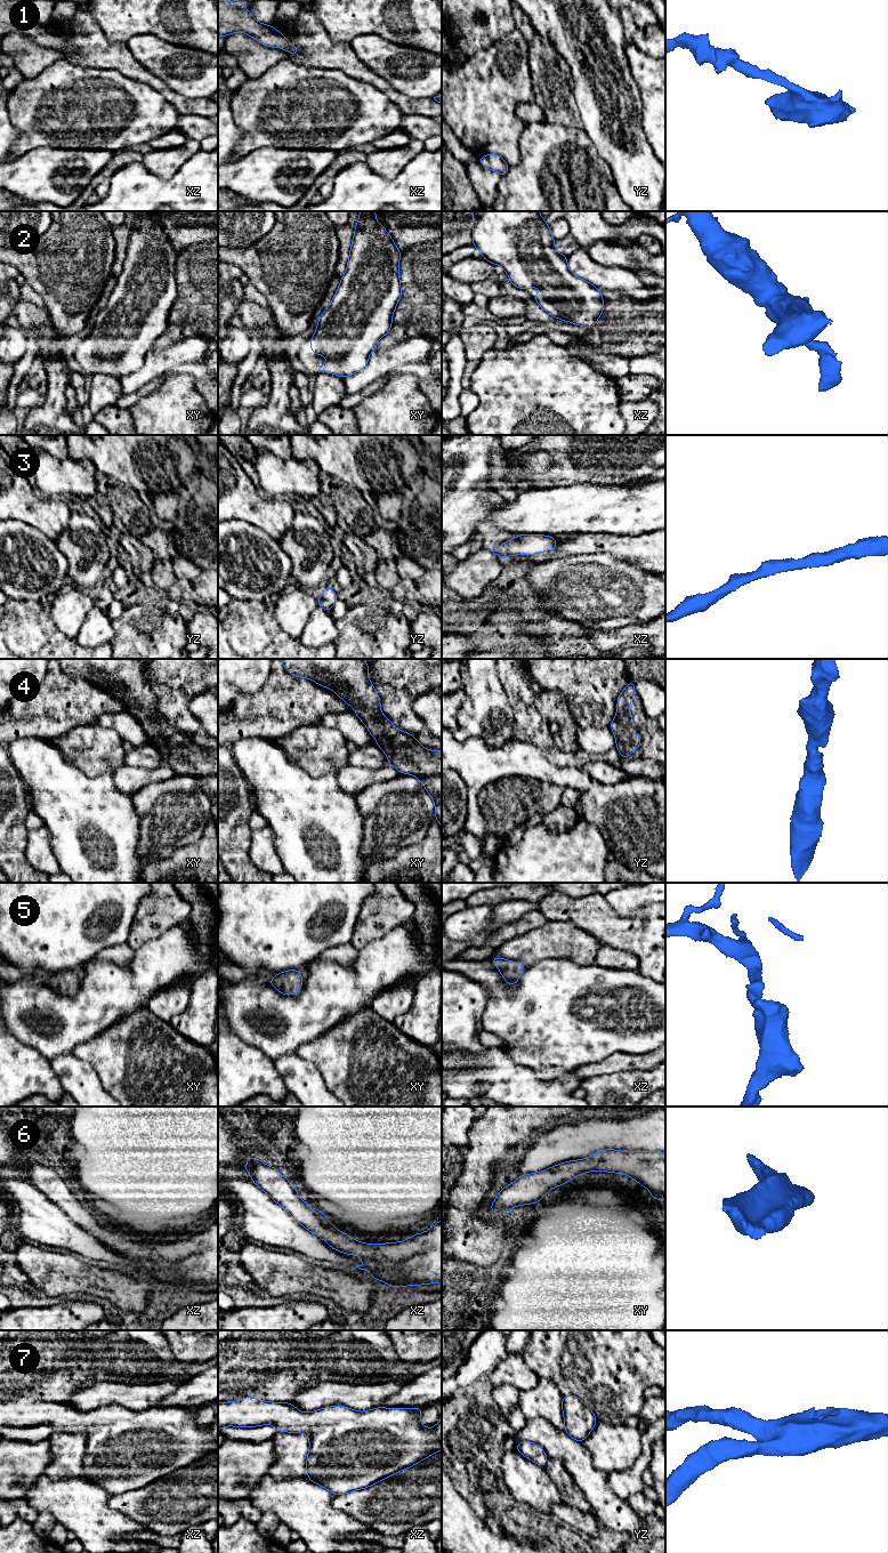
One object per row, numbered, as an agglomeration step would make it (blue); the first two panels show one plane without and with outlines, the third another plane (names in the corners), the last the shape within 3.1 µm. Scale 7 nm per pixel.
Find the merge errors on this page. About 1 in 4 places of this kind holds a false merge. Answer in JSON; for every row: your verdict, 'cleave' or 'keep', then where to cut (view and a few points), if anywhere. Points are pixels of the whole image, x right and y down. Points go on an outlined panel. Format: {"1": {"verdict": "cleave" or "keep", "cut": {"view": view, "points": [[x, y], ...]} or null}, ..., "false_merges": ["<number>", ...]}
{"1": {"verdict": "keep", "cut": null}, "2": {"verdict": "keep", "cut": null}, "3": {"verdict": "keep", "cut": null}, "4": {"verdict": "keep", "cut": null}, "5": {"verdict": "keep", "cut": null}, "6": {"verdict": "keep", "cut": null}, "7": {"verdict": "keep", "cut": null}, "false_merges": []}

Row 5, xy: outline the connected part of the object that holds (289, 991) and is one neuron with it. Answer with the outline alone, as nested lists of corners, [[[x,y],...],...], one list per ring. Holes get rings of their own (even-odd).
[[[298,969],[281,972],[268,982],[278,992],[288,996],[296,995],[304,984],[302,976]]]

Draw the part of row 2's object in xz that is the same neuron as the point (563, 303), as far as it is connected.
[[[538,211],[471,212],[473,246],[485,260],[502,266],[509,281],[519,289],[540,287],[533,299],[550,315],[587,329],[595,325],[605,307],[602,291],[568,269],[567,256],[555,249],[549,224]]]

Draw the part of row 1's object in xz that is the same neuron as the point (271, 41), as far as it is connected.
[[[218,0],[218,35],[225,38],[234,32],[243,32],[263,46],[283,48],[292,55],[300,54],[300,49],[290,43],[275,27],[256,21],[249,8],[241,7],[243,3],[243,0]]]

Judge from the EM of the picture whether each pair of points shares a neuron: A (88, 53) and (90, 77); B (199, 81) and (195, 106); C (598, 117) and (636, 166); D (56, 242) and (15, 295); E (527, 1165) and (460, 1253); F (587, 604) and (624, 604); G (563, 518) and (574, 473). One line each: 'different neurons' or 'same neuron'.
A: different neurons
B: different neurons
C: same neuron
D: different neurons
E: different neurons
F: same neuron
G: different neurons

